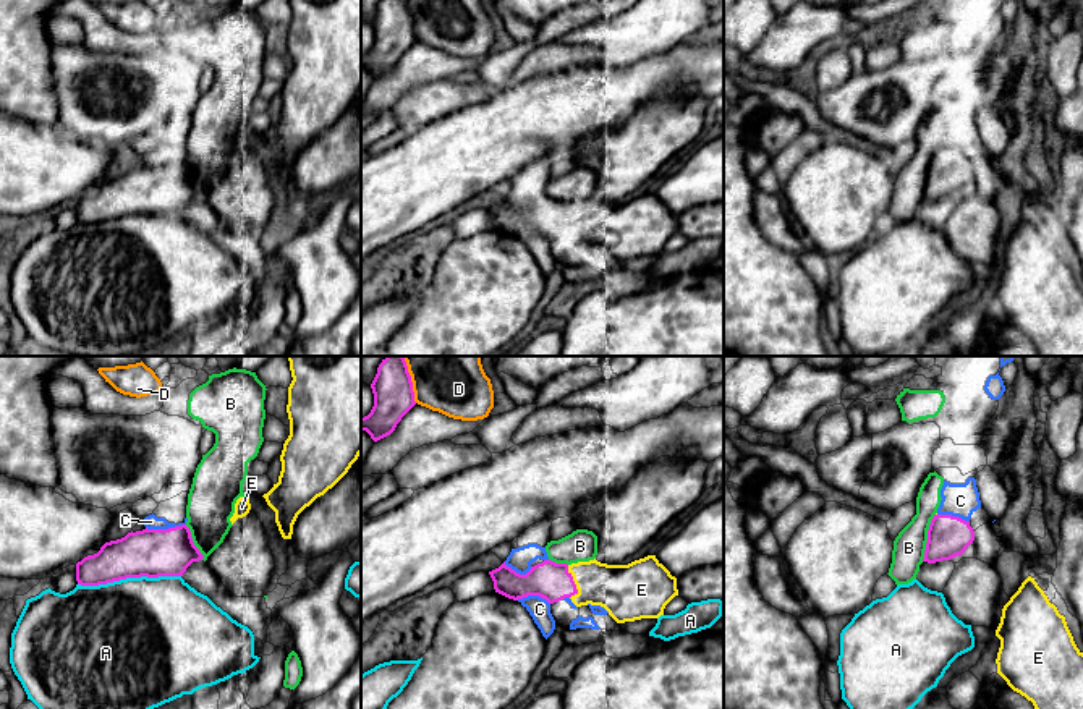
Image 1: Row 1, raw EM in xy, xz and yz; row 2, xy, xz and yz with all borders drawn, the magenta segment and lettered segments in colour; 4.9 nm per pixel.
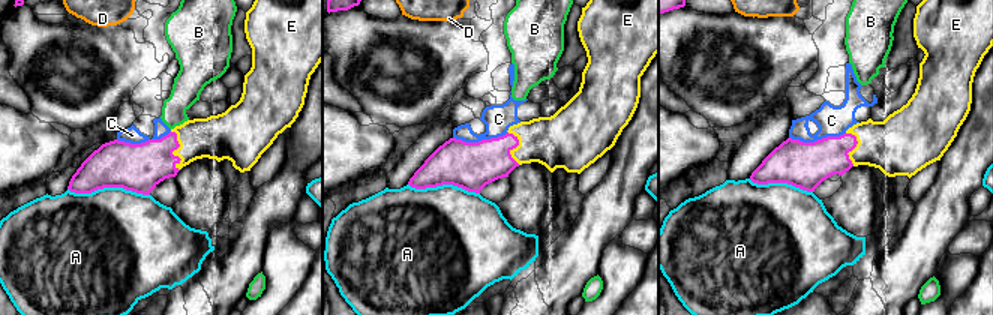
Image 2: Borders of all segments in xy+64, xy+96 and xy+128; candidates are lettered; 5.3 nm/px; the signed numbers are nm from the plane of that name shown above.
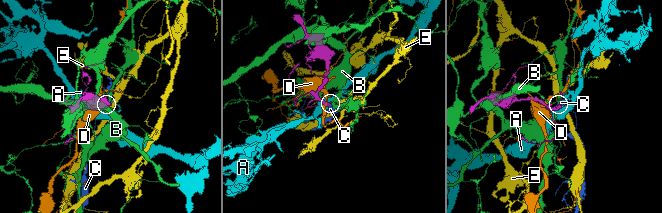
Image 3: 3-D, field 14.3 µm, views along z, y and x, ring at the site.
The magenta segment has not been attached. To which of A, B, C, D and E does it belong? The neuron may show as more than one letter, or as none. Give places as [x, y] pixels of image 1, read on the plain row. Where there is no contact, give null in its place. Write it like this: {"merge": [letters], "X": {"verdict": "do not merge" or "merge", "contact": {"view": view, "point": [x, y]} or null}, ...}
{"merge": ["E"], "A": {"verdict": "do not merge", "contact": {"view": "xy", "point": [128, 214]}}, "B": {"verdict": "do not merge", "contact": {"view": "yz", "point": [928, 175]}}, "C": {"verdict": "do not merge", "contact": {"view": "xy", "point": [165, 167]}}, "D": {"verdict": "do not merge", "contact": {"view": "xz", "point": [411, 20]}}, "E": {"verdict": "merge", "contact": {"view": "xz", "point": [573, 219]}}}

